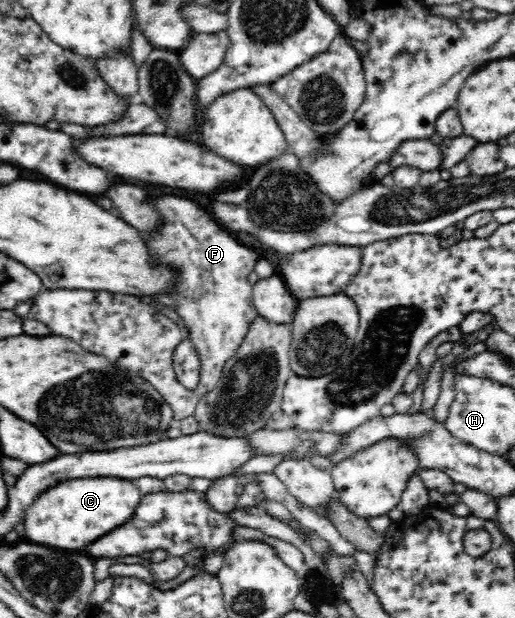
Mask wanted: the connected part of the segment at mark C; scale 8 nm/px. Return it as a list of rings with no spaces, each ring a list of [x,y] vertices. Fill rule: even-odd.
[[[84,477],[64,481],[26,507],[24,540],[60,550],[82,549],[108,531],[124,525],[134,515],[142,496],[138,484],[124,478]]]

